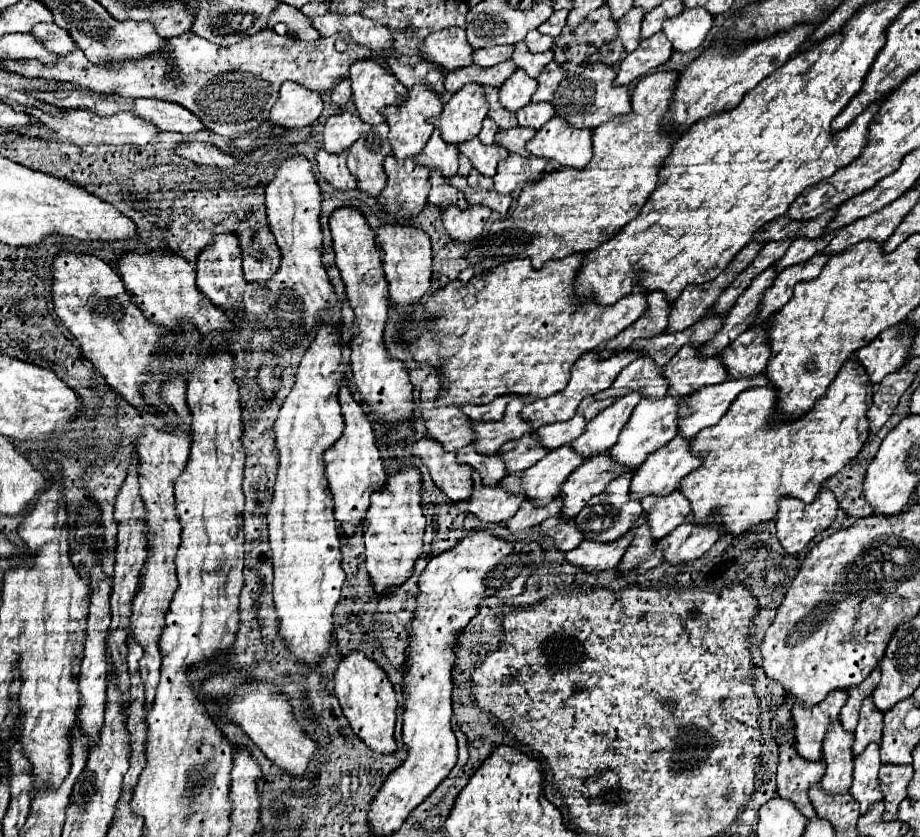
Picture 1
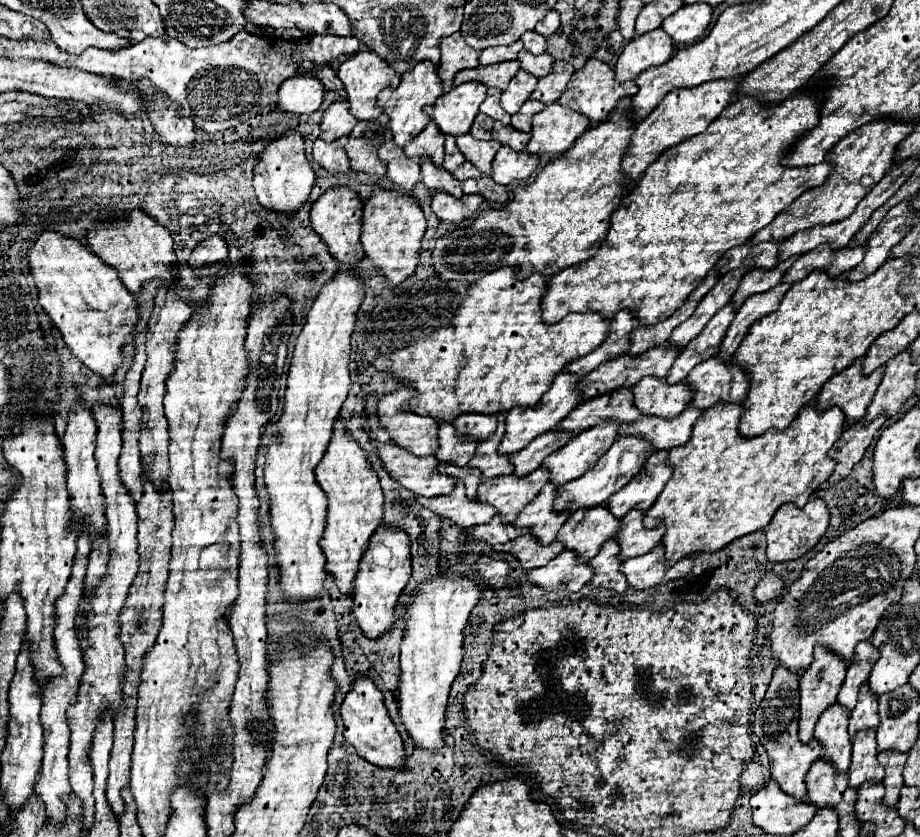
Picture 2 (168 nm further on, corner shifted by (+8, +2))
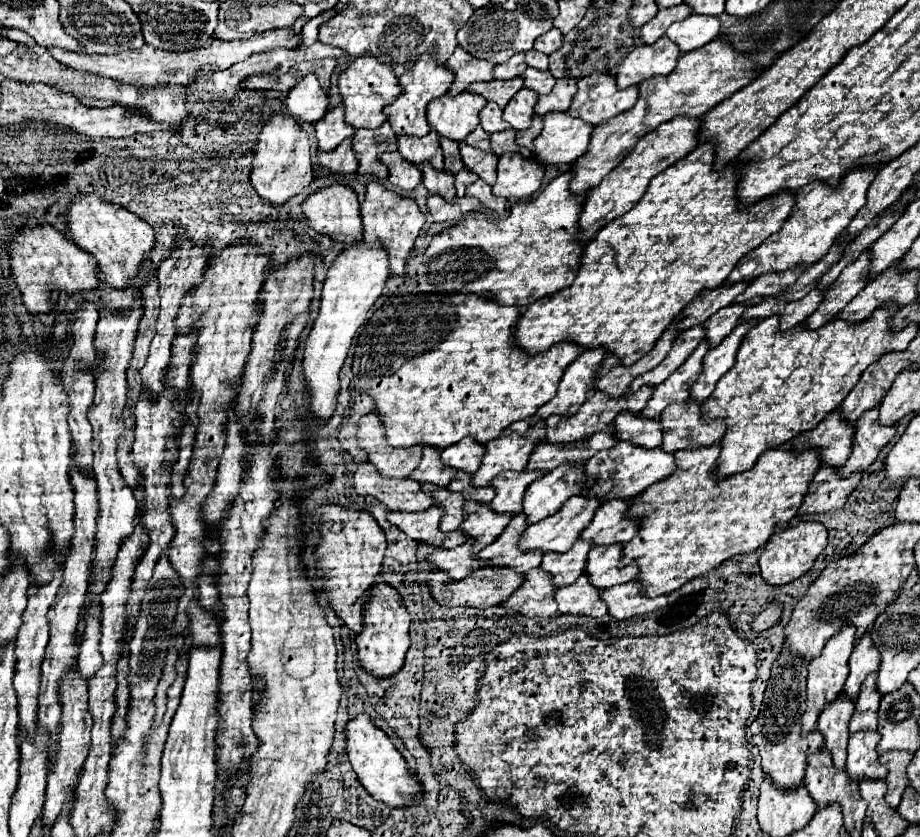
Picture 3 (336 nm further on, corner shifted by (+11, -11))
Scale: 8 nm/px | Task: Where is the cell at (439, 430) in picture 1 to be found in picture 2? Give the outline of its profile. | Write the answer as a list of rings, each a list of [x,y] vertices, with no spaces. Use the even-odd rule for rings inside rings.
[[[397,415],[397,425],[383,425],[393,443],[409,449],[413,455],[433,455],[439,447],[439,423],[433,417],[405,415],[405,423],[401,423],[401,415]]]

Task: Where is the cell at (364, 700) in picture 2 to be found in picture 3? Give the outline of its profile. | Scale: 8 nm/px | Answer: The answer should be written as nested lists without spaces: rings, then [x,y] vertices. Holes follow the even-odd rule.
[[[360,714],[358,718],[350,720],[346,726],[346,752],[352,764],[352,770],[356,772],[358,780],[366,788],[366,792],[390,808],[404,808],[414,802],[414,798],[422,792],[422,786],[418,778],[410,772],[406,760],[402,754],[394,748],[390,738],[372,724],[372,720],[366,714]]]

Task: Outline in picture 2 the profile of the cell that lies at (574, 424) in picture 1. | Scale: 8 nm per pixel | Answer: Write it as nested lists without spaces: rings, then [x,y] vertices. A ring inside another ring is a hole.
[[[551,429],[535,437],[527,447],[511,455],[515,465],[515,475],[527,475],[529,471],[535,471],[537,467],[541,467],[543,459],[553,451],[561,449],[571,437],[573,437],[571,431],[559,431],[559,429]]]

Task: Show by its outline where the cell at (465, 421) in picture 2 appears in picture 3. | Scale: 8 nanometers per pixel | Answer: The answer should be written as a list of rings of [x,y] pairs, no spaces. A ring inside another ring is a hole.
[[[462,438],[458,444],[452,444],[450,448],[440,452],[440,460],[444,466],[464,470],[466,474],[474,474],[480,468],[484,446],[474,444],[470,438]]]

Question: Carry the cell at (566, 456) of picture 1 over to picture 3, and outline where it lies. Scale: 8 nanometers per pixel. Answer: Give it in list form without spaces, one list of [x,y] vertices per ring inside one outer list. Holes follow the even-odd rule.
[[[464,504],[464,522],[460,524],[462,532],[474,540],[474,554],[480,552],[484,546],[492,544],[502,528],[510,522],[510,516],[498,516],[496,512],[490,512],[488,504]]]

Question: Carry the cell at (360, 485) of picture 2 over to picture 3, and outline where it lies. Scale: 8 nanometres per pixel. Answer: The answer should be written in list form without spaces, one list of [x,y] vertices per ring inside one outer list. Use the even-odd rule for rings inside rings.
[[[320,506],[316,518],[320,522],[320,536],[322,536],[322,542],[316,548],[316,558],[320,562],[318,576],[322,578],[324,594],[330,600],[330,608],[334,608],[336,616],[352,632],[360,634],[362,632],[362,608],[364,608],[364,602],[366,602],[364,596],[378,582],[376,576],[382,570],[382,558],[384,558],[384,550],[386,550],[386,536],[384,536],[384,532],[376,524],[376,520],[368,512],[348,510],[348,508],[342,508],[342,506]]]

